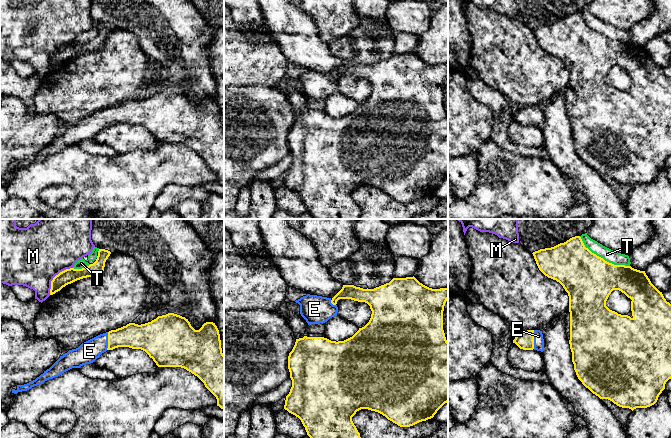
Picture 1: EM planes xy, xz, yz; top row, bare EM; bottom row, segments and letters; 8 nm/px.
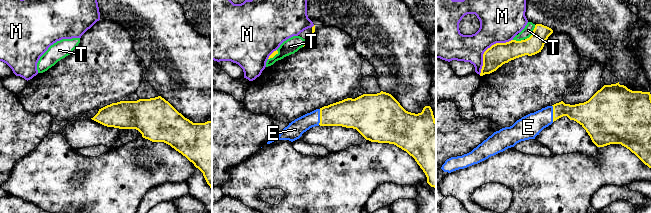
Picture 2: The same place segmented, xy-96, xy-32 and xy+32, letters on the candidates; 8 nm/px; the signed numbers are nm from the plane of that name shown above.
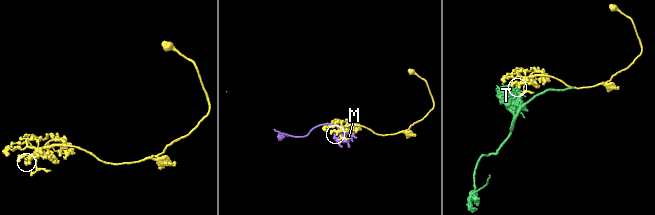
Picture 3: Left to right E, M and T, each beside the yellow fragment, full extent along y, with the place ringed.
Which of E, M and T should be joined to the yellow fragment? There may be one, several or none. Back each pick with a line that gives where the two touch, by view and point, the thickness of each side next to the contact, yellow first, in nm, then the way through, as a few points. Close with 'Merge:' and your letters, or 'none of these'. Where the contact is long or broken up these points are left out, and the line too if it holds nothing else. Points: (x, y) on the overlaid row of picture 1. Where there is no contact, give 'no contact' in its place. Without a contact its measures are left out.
E: contact yz (533, 339); calibres 140 and 80 nm; way yz (525, 340), (533, 339), (538, 336)
Merge: E

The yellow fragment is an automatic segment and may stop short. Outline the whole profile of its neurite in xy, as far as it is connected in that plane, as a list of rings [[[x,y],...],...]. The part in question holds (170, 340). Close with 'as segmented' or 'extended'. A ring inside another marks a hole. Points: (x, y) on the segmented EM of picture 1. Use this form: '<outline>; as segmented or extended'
[[[174,313],[145,324],[126,326],[100,334],[69,350],[35,380],[17,385],[12,393],[27,391],[72,368],[93,363],[107,350],[129,347],[145,351],[158,367],[181,367],[197,376],[224,410],[224,354],[213,322],[195,330],[188,319]]]; extended

